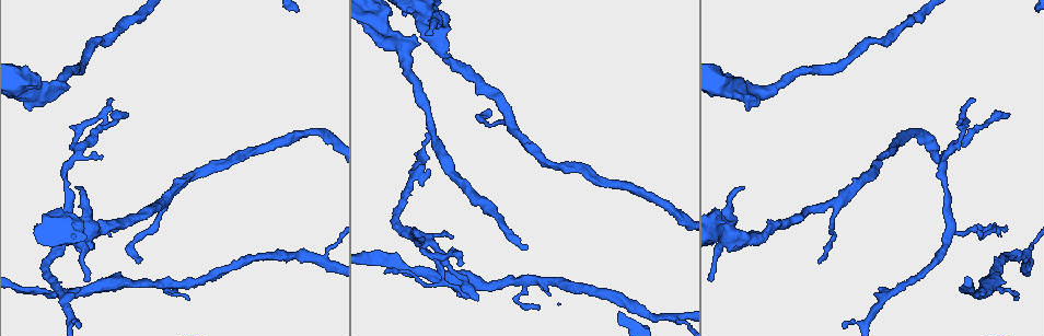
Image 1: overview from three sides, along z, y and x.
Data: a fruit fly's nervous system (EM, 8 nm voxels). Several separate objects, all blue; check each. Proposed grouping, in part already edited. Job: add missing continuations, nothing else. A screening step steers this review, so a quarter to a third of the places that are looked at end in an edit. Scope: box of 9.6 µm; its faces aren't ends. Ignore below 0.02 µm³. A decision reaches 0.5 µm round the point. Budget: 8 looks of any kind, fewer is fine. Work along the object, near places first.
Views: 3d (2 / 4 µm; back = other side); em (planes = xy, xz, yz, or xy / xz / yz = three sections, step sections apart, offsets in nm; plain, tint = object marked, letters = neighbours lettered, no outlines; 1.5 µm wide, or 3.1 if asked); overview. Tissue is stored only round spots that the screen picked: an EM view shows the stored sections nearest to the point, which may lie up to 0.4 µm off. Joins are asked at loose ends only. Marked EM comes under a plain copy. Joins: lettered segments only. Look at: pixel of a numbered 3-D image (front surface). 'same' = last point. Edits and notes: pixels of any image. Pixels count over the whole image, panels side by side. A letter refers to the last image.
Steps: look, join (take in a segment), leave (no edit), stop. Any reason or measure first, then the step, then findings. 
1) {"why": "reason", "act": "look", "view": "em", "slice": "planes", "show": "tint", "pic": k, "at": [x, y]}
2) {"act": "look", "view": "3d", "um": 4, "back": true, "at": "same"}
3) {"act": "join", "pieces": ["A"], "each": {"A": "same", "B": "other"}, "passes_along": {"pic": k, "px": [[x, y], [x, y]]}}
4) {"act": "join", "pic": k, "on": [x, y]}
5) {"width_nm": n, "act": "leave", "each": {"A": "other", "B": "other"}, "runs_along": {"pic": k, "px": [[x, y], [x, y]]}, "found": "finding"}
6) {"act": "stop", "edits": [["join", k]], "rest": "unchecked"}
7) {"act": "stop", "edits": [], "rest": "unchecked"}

{"why": "an open end", "act": "look", "view": "3d", "um": 2, "pic": 1, "at": [743, 189]}

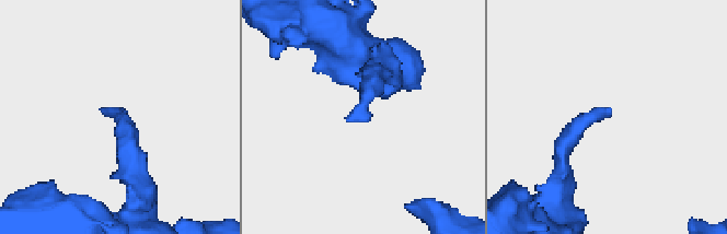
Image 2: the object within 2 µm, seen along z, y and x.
{"act": "look", "view": "em", "slice": "planes", "show": "letters", "pic": 2, "at": [102, 111]}

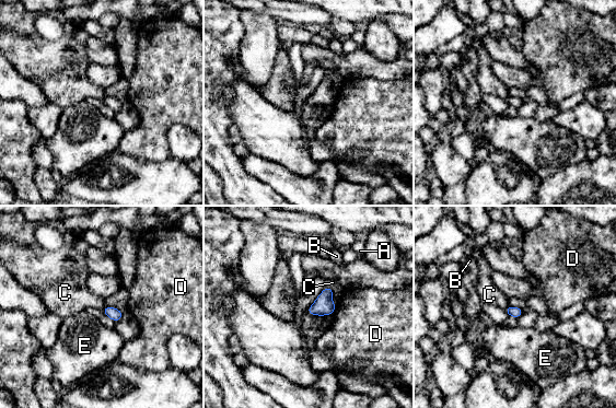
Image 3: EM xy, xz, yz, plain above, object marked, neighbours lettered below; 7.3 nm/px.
{"act": "leave", "each": {"A": "other", "B": "other", "C": "other", "D": "other", "E": "other"}, "border": {"pic": 3, "px": [[325, 286], [328, 286], [334, 291]]}, "found": "no lettered segment goes on from it"}

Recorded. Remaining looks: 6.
{"why": "tapers out", "act": "look", "view": "em", "slice": "xz", "step": 4, "show": "tint", "pic": 1, "at": [427, 134]}

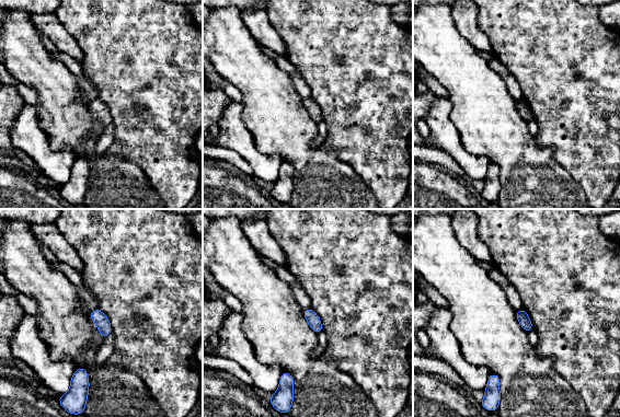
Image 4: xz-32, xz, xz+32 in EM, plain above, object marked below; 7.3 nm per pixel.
{"why": "cut it another way", "act": "look", "view": "em", "slice": "planes", "show": "letters", "at": "same"}

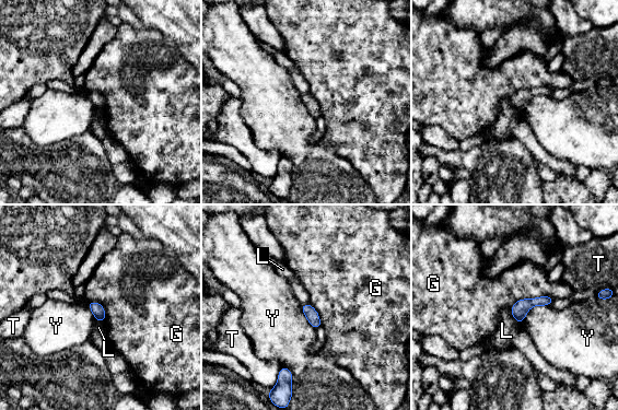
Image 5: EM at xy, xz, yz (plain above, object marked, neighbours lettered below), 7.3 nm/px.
{"longest_contact_nm": ["G", 340], "act": "leave", "each": {"G": "other", "L": "other", "T": "other", "Y": "other"}, "border": {"pic": 5, "px": [[548, 305], [533, 306], [519, 324]]}, "found": "no lettered segment goes on from it"}

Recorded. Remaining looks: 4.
{"why": "an open end", "act": "look", "view": "em", "slice": "planes", "show": "tint", "pic": 1, "at": [973, 98]}

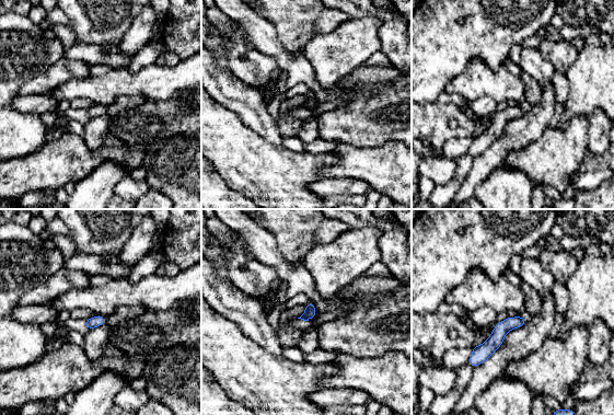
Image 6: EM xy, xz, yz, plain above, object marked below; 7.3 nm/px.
{"act": "look", "view": "em", "slice": "planes", "show": "letters", "at": "same"}

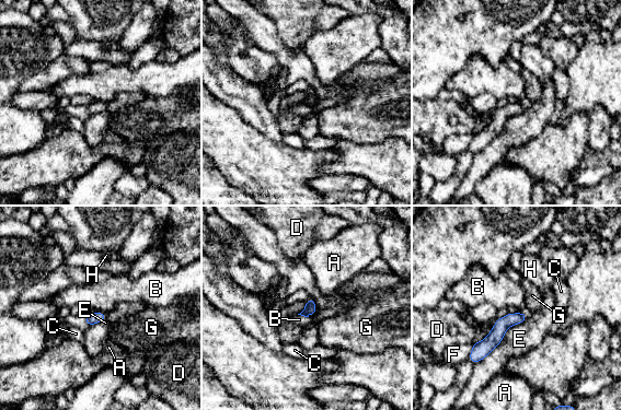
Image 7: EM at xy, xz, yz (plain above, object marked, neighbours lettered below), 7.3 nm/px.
{"act": "join", "pieces": ["H"], "each": {"A": "other", "B": "other", "C": "other", "D": "other", "E": "other", "F": "other", "G": "other", "H": "same"}, "found": "the cell continues"}

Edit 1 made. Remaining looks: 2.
{"act": "stop", "edits": [["join", 7]], "rest": "unchecked"}

